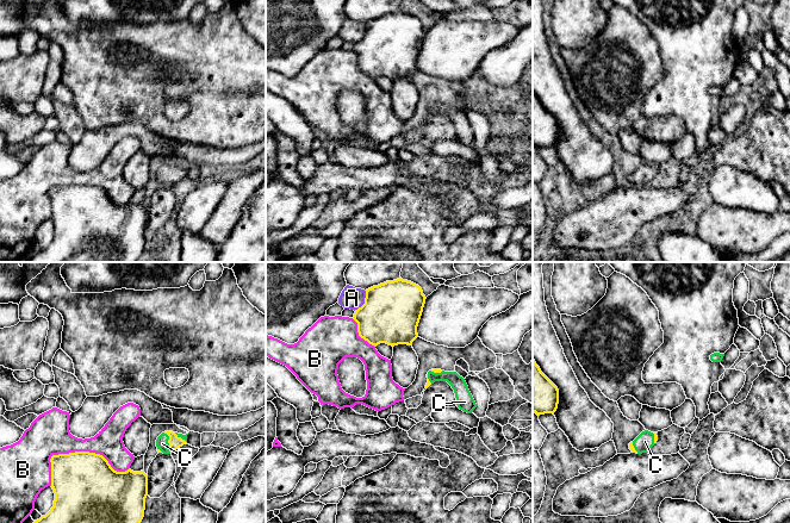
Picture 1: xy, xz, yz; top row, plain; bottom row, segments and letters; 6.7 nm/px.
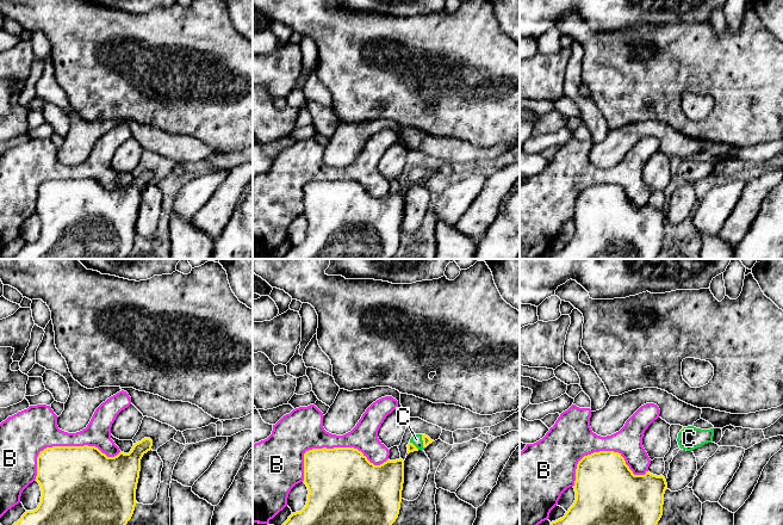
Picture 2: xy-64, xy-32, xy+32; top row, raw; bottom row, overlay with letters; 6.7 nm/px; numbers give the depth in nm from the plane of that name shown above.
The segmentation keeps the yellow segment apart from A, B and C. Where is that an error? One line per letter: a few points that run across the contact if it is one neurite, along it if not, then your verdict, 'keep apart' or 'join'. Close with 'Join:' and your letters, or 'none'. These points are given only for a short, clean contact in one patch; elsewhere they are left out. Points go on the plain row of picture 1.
A: keep apart
B: keep apart
C: line xy (175, 175), (168, 175), (162, 176); join
Join: C

